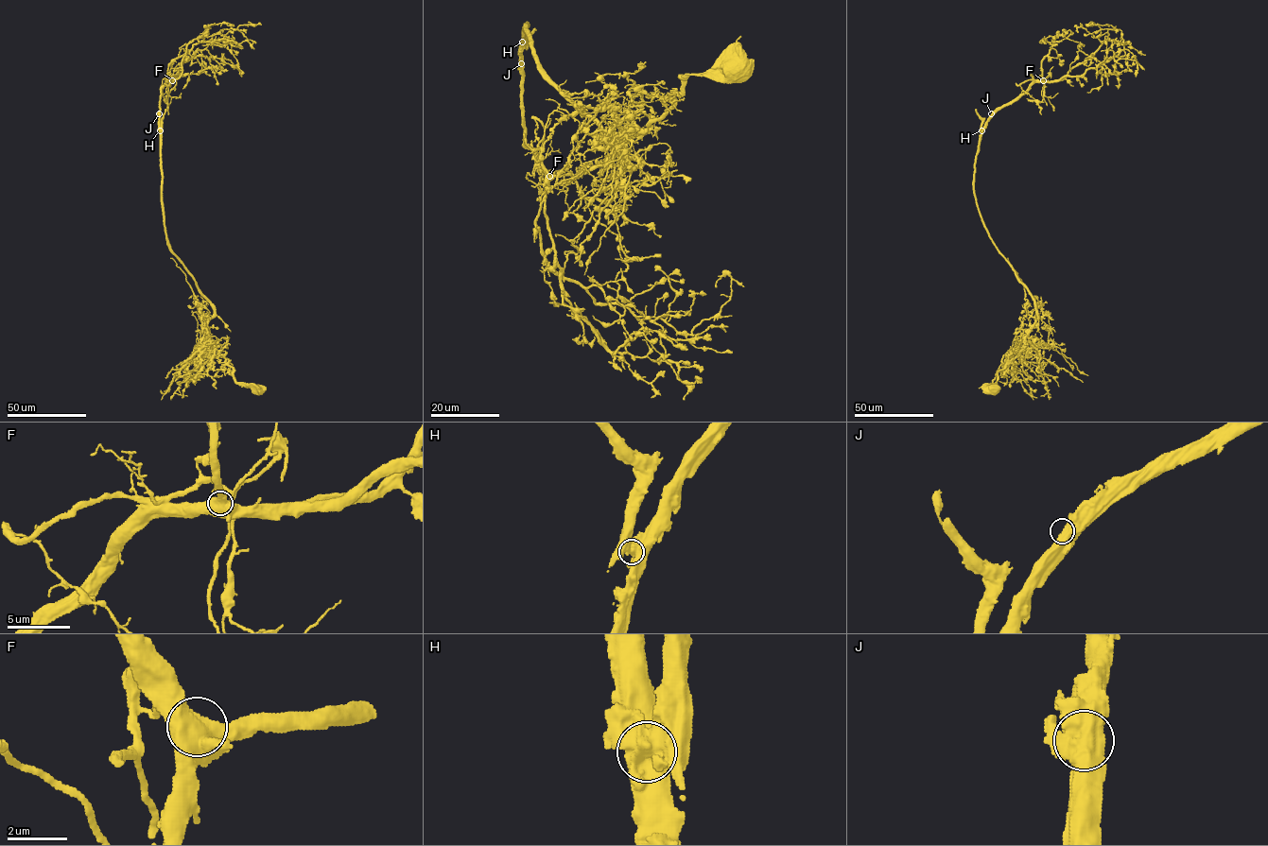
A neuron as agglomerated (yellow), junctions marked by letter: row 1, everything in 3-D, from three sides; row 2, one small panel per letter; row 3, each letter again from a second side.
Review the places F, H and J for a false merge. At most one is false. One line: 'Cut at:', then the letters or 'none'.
Cut at: H

